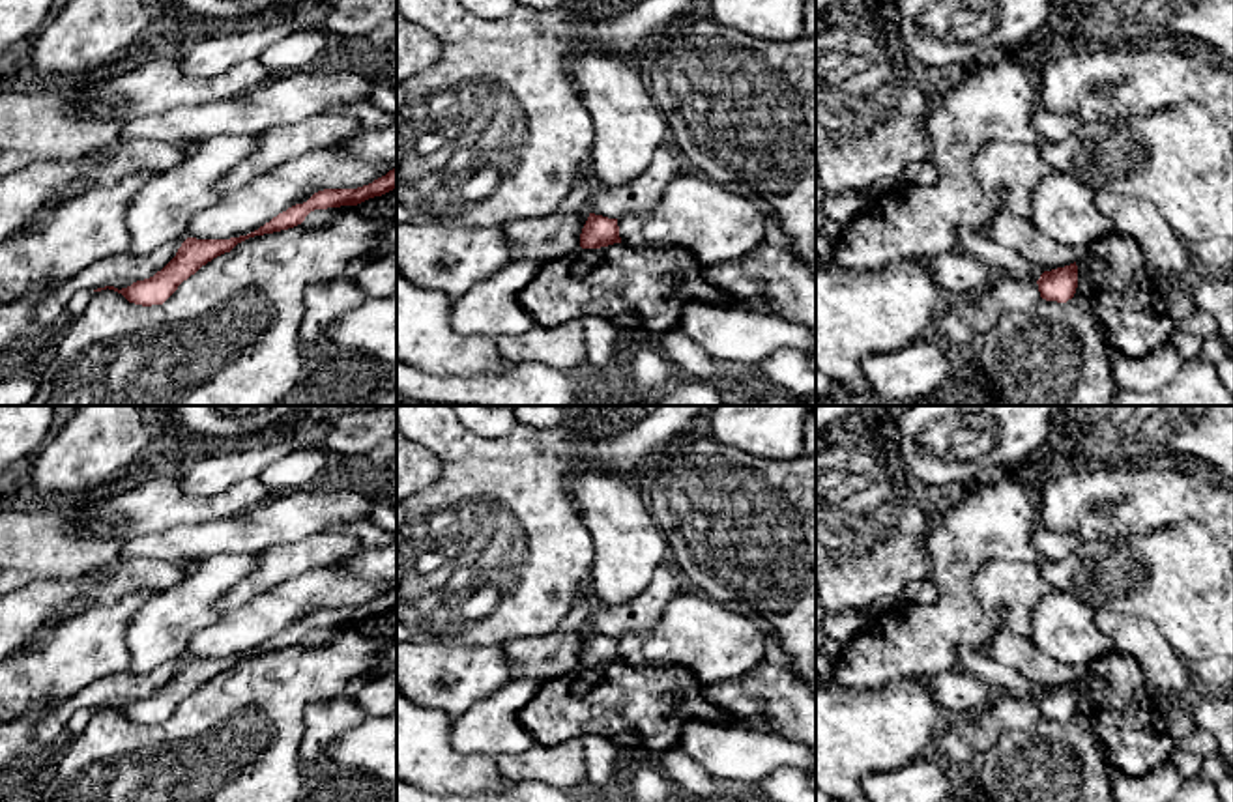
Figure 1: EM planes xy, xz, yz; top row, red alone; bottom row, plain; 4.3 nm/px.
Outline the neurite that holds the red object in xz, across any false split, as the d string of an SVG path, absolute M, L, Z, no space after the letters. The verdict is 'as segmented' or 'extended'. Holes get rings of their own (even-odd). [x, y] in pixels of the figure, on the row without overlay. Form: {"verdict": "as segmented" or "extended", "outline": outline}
{"verdict": "as segmented", "outline": "M589 632L580 652L580 666L601 667L614 662L621 662L617 637Z"}

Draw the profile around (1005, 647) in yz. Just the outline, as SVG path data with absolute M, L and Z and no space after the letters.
M999 628L988 639L988 656L1003 666L1014 667L1042 692L1070 684L1078 677L1074 669L1038 651L1031 639L1005 628Z

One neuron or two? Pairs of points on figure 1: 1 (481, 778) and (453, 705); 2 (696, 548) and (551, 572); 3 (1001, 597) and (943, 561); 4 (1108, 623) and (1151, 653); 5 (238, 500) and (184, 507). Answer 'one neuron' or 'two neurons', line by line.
1: two neurons
2: two neurons
3: two neurons
4: one neuron
5: one neuron

